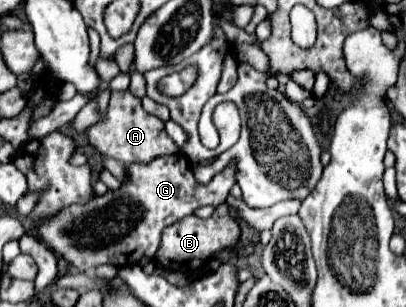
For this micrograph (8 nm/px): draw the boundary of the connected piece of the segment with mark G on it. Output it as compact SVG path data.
M182 153L156 157L150 163L132 163L126 169L126 181L120 189L108 189L104 195L94 195L86 203L68 205L54 217L38 221L36 235L82 273L104 263L120 269L138 265L144 257L154 259L166 227L194 215L198 207L226 203L230 189L236 185L236 173L238 165L230 161L208 185L200 185L194 179L192 163Z

